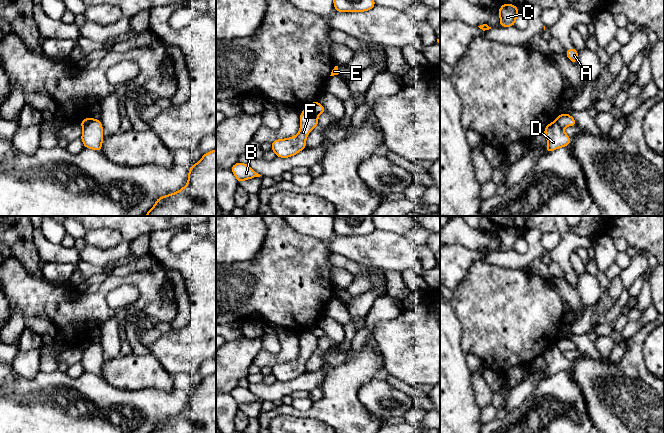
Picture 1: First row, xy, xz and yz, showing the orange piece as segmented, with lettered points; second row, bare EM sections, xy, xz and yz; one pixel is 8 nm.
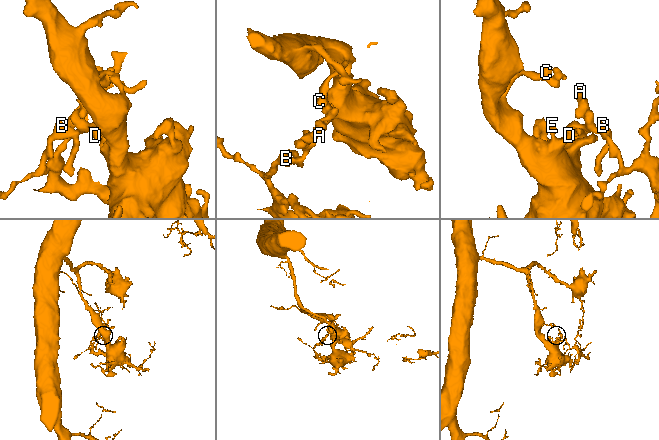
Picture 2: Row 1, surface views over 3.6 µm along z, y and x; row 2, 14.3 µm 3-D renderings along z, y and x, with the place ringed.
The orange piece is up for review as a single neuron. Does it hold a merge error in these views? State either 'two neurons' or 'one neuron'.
two neurons

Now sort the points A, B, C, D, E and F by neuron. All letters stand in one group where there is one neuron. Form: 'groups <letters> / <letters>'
groups A B F / C D E

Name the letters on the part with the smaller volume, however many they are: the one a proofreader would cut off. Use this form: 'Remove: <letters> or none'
Remove: A, B, F

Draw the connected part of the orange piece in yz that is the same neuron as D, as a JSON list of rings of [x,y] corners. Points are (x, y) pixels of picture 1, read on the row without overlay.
[[[555,344],[544,353],[547,362],[546,377],[552,376],[560,371],[569,370],[571,362],[563,355],[563,352]]]

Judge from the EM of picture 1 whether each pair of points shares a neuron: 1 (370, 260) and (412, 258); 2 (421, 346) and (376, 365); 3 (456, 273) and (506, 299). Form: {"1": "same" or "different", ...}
{"1": "same", "2": "different", "3": "different"}

